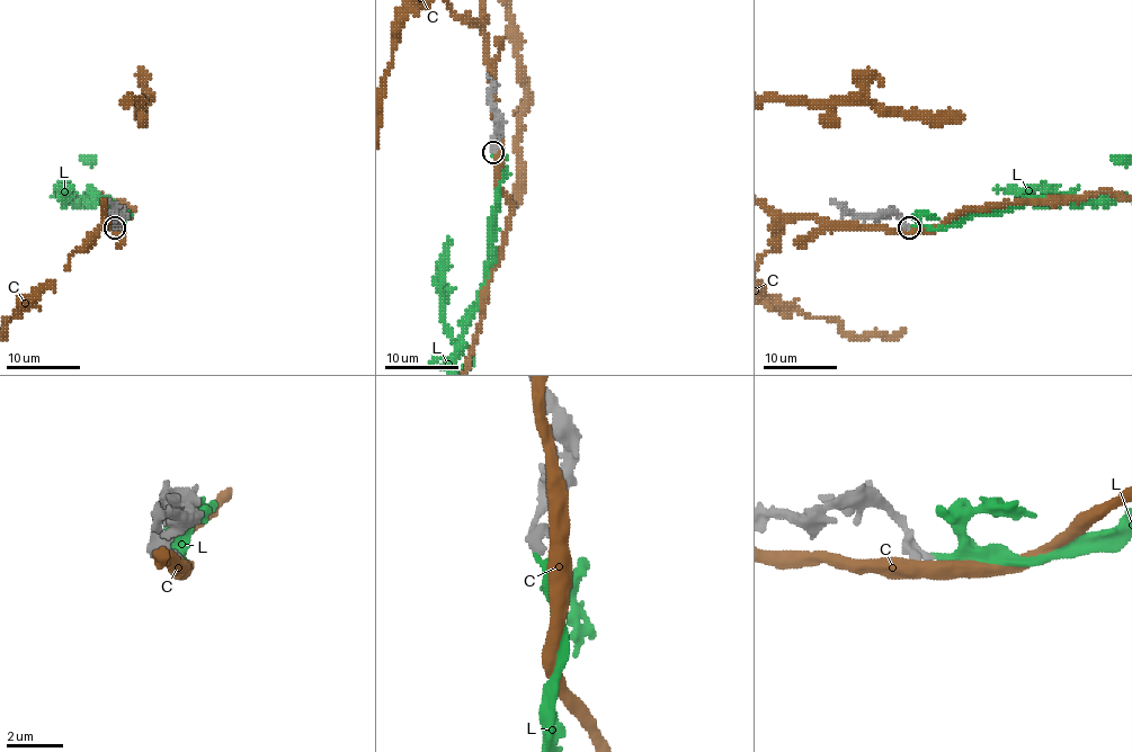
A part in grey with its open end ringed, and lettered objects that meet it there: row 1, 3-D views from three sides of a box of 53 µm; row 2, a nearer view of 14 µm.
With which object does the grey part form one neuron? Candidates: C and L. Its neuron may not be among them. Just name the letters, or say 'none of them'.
L

